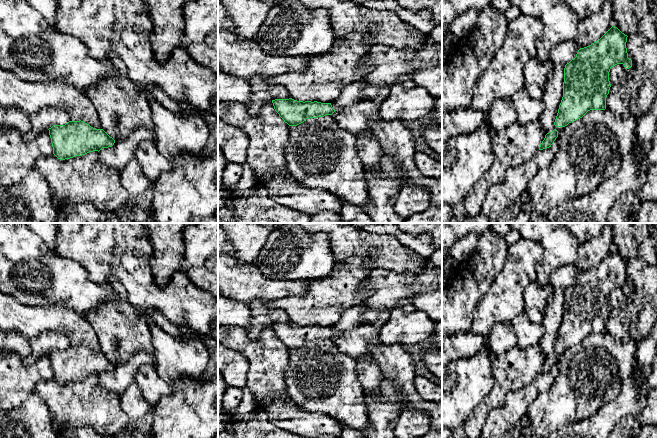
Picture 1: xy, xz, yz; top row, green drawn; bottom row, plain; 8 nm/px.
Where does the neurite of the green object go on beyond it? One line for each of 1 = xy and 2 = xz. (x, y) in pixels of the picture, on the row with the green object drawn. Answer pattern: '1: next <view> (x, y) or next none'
1: next none
2: next none

